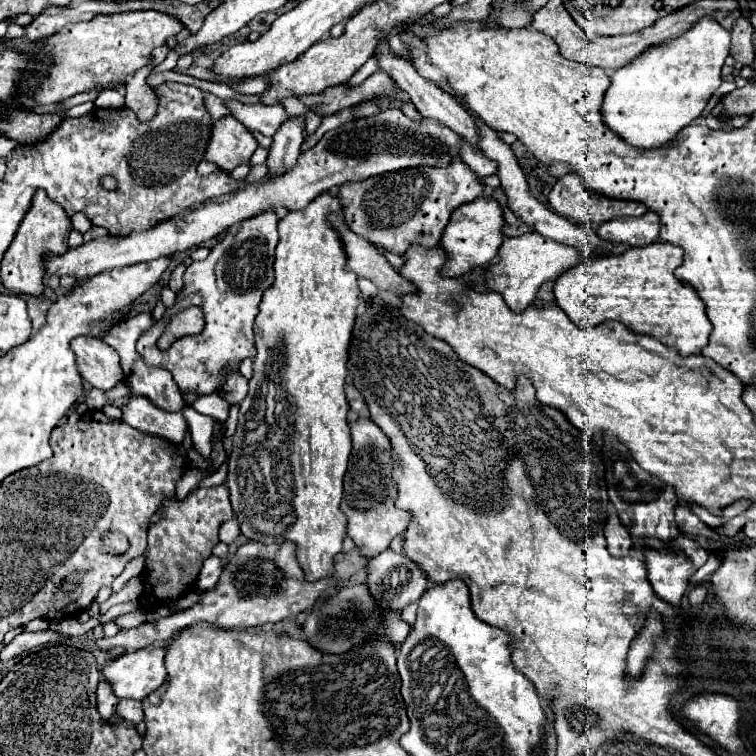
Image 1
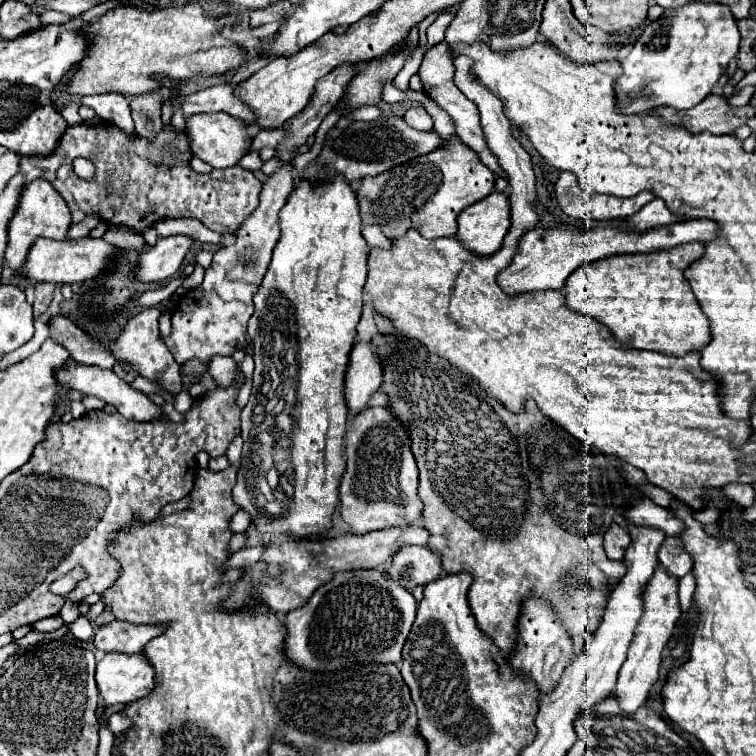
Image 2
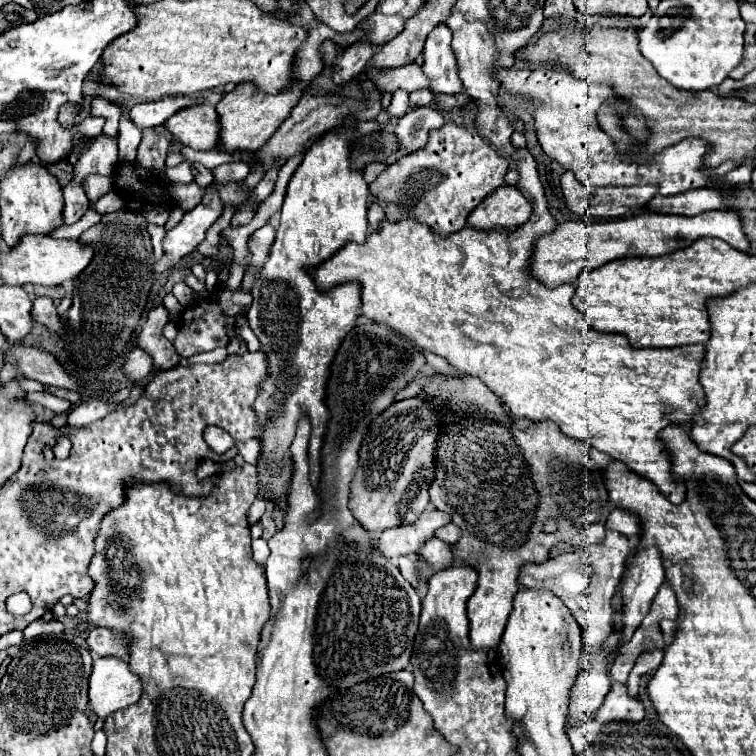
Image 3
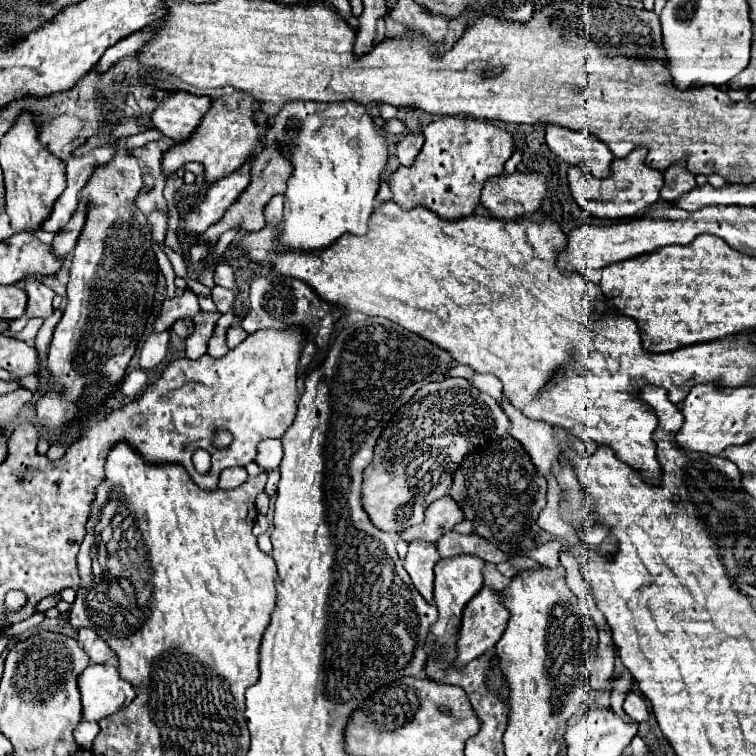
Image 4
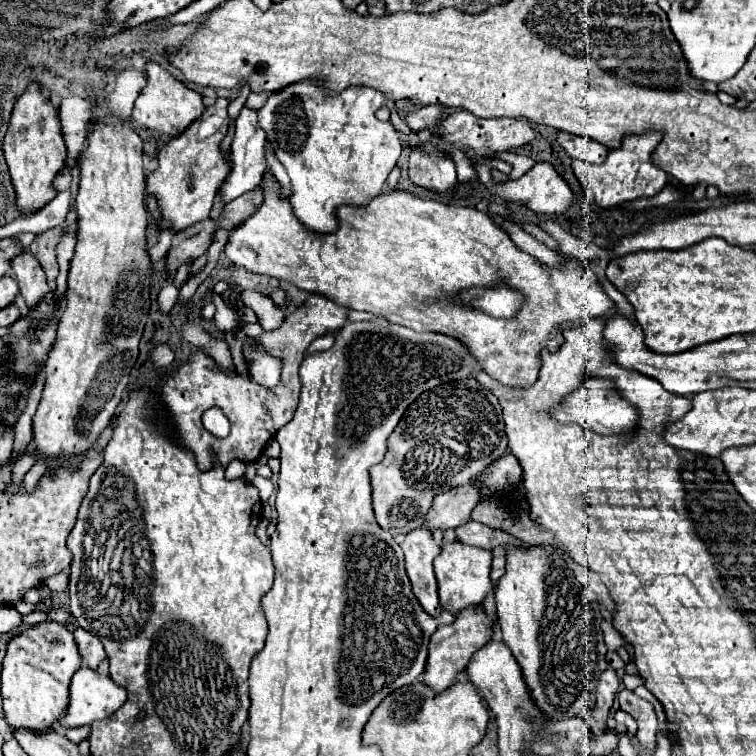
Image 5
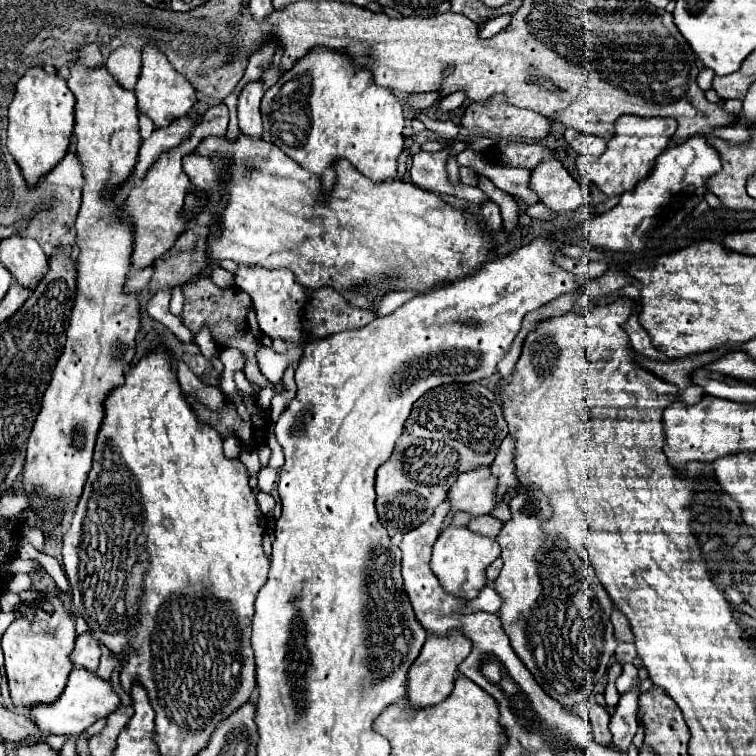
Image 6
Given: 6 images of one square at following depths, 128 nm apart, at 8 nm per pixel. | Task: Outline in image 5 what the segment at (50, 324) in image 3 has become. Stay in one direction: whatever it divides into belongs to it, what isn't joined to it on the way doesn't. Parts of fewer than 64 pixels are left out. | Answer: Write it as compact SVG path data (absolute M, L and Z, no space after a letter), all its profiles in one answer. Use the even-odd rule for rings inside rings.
M24 250L18 256L14 256L12 272L14 272L14 280L18 282L20 294L24 296L24 300L30 308L36 306L50 292L46 274L44 274L38 258L32 252Z

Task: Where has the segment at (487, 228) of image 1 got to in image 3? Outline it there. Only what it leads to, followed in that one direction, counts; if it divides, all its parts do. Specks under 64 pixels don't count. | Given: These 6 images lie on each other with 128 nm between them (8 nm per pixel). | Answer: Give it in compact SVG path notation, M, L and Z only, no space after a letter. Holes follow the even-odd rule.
M500 186L492 194L488 194L468 216L468 224L476 228L518 228L530 218L532 204L522 196L516 186Z

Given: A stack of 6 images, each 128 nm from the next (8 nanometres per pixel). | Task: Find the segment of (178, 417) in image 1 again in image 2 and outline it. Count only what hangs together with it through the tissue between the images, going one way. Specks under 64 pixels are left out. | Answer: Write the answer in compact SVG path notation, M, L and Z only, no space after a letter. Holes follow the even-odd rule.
M64 364L64 366L60 366L60 370L56 370L56 382L60 386L80 390L86 396L96 396L96 398L102 398L108 404L114 404L116 410L124 418L146 422L146 420L156 420L158 416L162 416L162 410L156 404L152 404L146 394L142 394L142 392L134 390L132 386L128 386L112 370L102 370L102 368L96 368L96 366L82 366L82 364L76 364L76 366L66 366Z

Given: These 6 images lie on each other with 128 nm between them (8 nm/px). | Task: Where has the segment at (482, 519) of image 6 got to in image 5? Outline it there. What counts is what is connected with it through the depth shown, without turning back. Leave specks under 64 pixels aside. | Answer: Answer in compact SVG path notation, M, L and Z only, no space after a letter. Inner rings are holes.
M474 520L456 528L456 538L464 544L480 546L480 548L486 548L486 550L494 550L496 546L504 546L504 544L514 544L514 546L522 544L512 534L508 534L504 530L498 530L498 528L490 528L482 522L474 522Z

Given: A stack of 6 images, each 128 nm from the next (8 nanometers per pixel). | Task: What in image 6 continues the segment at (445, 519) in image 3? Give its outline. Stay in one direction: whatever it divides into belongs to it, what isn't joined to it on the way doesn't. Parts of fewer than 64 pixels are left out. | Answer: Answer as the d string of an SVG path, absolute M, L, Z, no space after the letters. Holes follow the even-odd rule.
M490 466L488 468L474 468L472 472L464 472L456 480L456 484L448 492L448 500L452 502L452 510L462 510L472 516L482 516L482 514L490 514L494 510L494 506L498 504L496 488L498 488L498 478L490 472Z

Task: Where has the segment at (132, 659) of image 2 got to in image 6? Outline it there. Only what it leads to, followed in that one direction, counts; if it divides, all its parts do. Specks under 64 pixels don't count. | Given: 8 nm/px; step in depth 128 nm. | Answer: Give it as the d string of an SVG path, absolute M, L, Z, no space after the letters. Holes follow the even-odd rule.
M74 666L70 672L70 678L68 678L68 684L66 684L64 692L60 694L60 698L52 704L34 704L32 708L28 708L28 716L40 728L42 734L66 734L66 736L70 736L70 734L84 732L96 720L114 712L118 708L118 704L120 704L120 698L112 690L110 682L104 682L96 674Z

